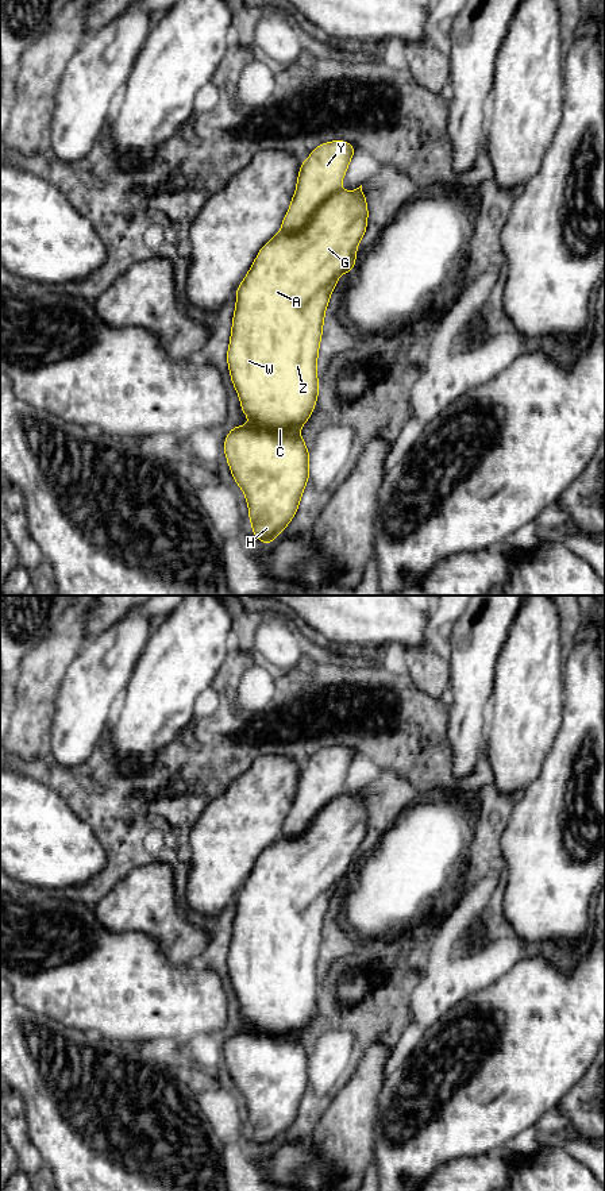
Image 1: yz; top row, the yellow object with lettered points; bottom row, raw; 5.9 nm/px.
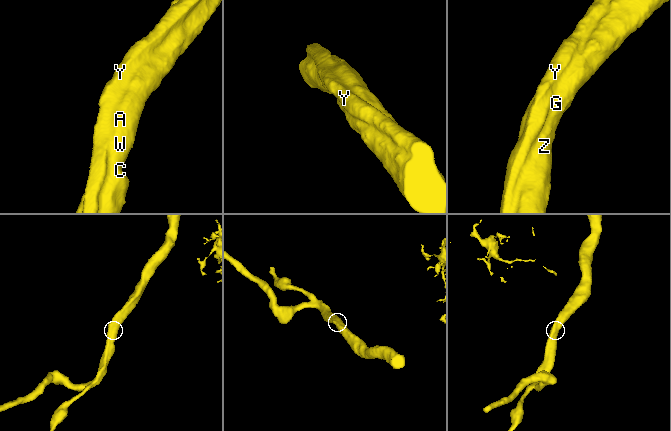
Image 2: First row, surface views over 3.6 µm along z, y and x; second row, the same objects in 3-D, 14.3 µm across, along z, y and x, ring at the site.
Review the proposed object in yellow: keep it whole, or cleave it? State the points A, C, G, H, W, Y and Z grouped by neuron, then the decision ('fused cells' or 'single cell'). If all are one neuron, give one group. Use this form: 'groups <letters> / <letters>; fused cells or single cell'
groups A C G H W Y Z; single cell

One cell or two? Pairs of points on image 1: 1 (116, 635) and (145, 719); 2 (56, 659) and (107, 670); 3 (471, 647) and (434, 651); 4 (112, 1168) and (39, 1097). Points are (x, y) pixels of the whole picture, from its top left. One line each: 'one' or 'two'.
1: one
2: two
3: two
4: one

